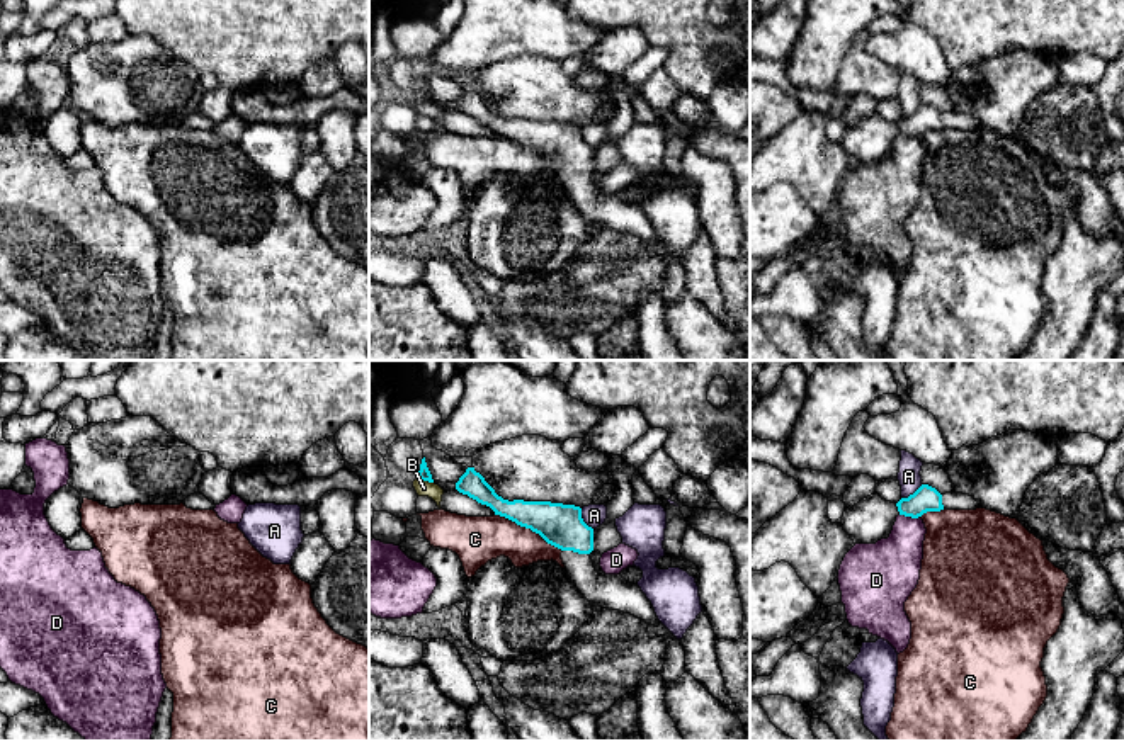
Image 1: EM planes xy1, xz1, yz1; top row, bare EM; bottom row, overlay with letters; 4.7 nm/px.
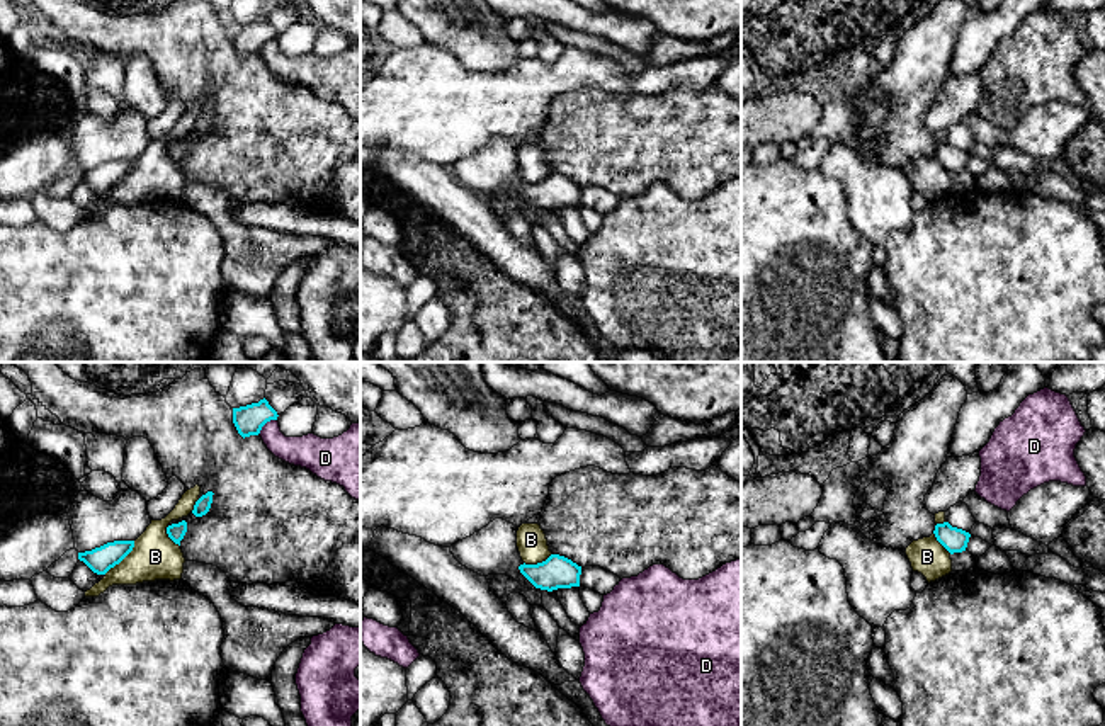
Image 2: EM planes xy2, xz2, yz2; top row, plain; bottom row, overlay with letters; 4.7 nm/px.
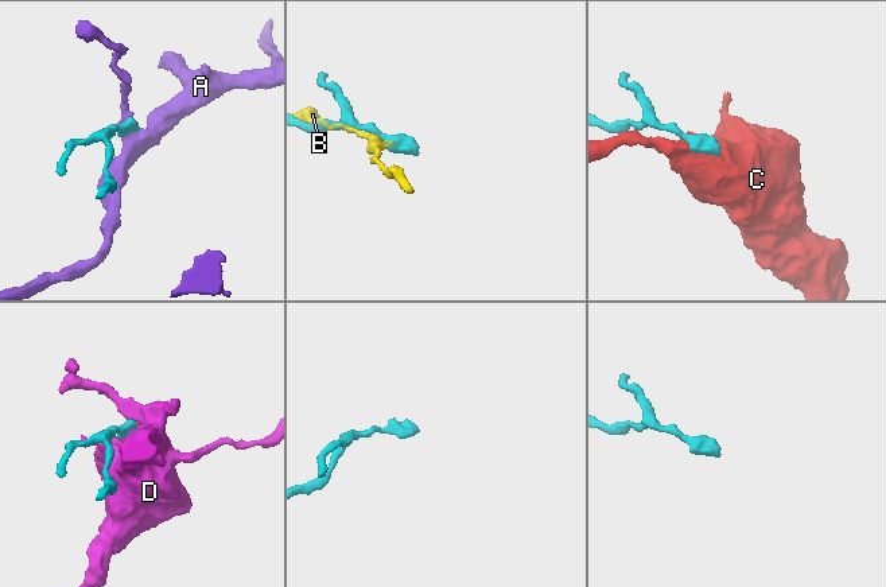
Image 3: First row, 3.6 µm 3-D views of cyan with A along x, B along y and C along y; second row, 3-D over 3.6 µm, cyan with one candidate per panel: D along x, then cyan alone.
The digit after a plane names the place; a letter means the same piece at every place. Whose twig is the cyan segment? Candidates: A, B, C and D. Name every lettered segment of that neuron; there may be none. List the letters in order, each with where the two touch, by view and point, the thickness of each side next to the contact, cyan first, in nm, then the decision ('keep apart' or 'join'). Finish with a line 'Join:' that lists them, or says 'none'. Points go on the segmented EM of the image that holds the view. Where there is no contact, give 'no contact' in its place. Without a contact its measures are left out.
A: xz1 (582, 519) | 200/110 nm | keep apart
B: xy2 (121, 560) | 120/220 nm | keep apart
C: xz1 (529, 527) | 200/220 nm | keep apart
D: xy2 (266, 422) | 140/160 nm | keep apart
Join: none

